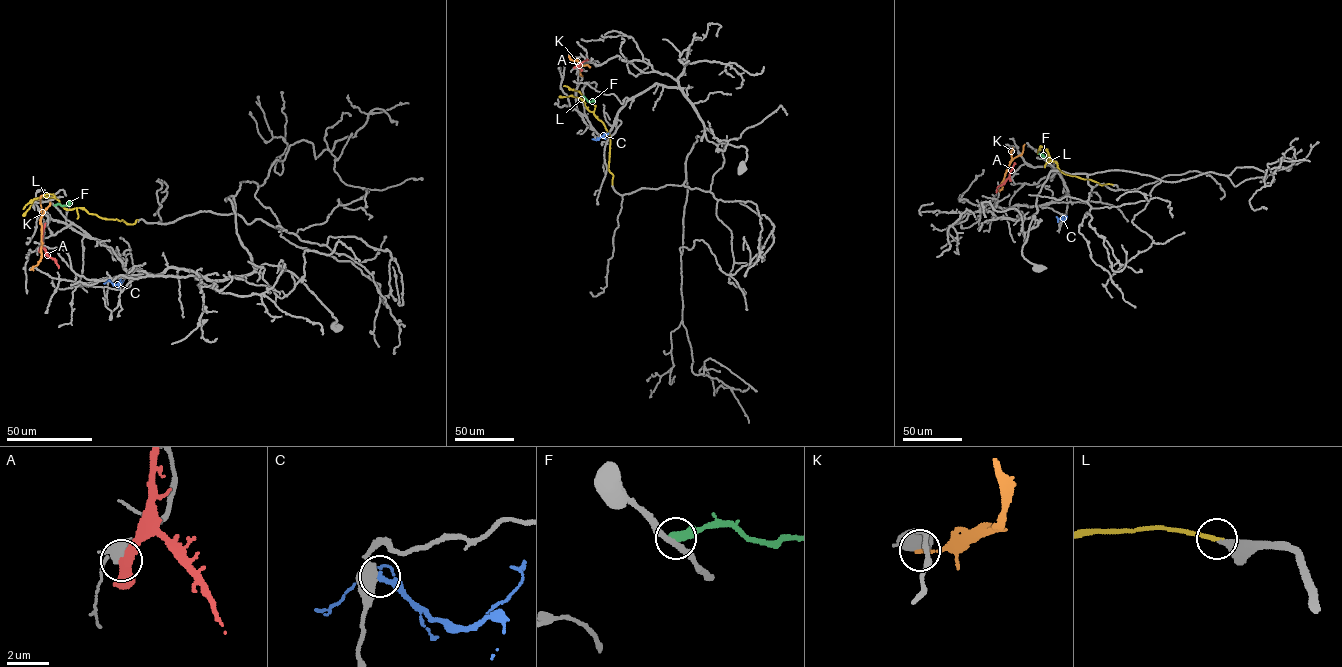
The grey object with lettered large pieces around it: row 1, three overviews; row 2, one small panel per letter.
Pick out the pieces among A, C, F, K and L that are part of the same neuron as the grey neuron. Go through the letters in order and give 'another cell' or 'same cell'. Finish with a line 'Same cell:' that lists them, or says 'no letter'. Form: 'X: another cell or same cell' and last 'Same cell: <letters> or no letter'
A: another cell
C: another cell
F: another cell
K: another cell
L: same cell
Same cell: L

